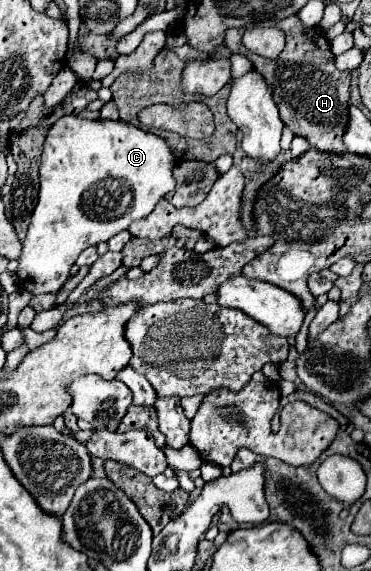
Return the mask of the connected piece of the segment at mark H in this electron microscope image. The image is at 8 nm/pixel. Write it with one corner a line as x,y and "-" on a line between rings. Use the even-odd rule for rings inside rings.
289,16
279,20
287,34
287,46
277,60
265,60
251,52
243,52
243,28
227,30
225,46
233,54
245,54
255,70
265,78
269,88
273,90
273,100
279,110
279,118
283,124
295,134
309,142
311,148
321,152
339,152
343,154
347,148
343,144
343,132
347,130
347,108
349,108
349,86
351,72
339,72
335,66
333,52
329,48
327,38
315,28
303,28
297,16
-
303,34
309,34
303,40

